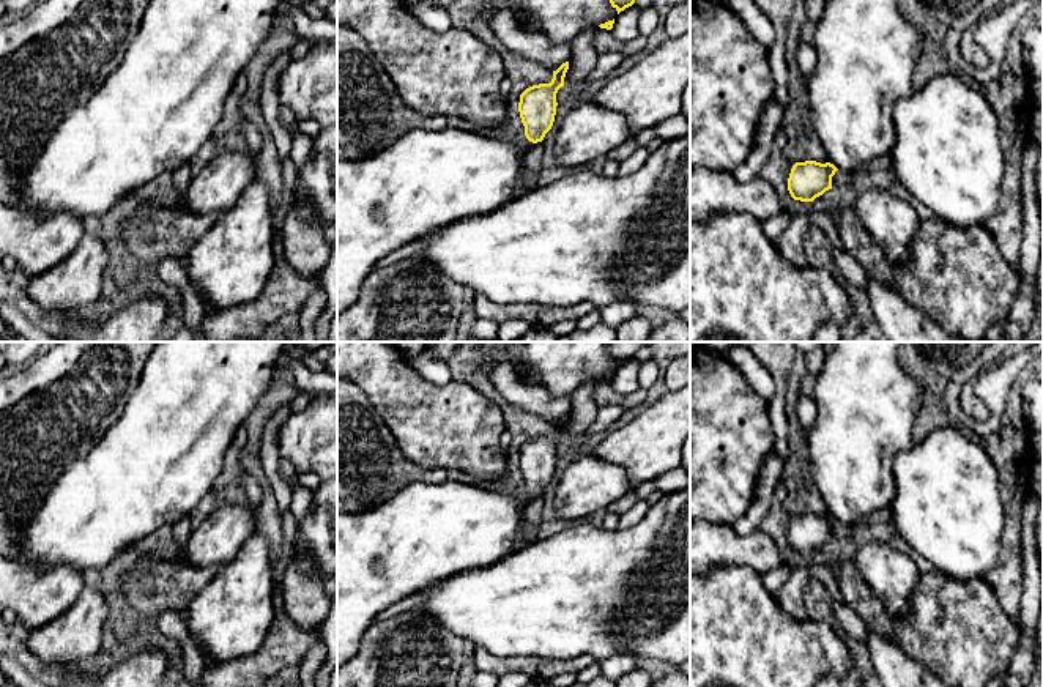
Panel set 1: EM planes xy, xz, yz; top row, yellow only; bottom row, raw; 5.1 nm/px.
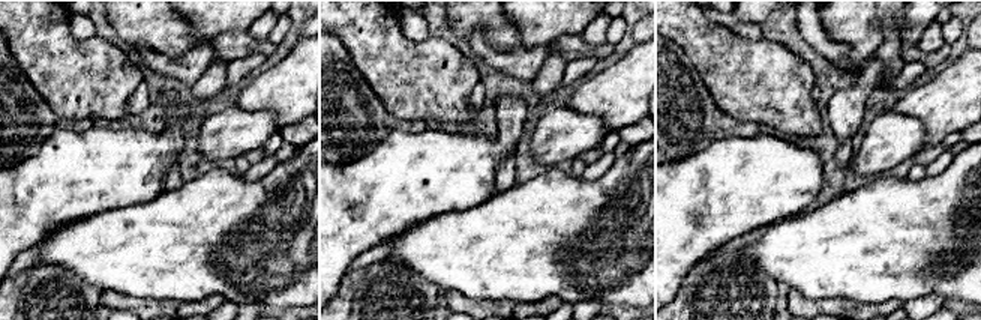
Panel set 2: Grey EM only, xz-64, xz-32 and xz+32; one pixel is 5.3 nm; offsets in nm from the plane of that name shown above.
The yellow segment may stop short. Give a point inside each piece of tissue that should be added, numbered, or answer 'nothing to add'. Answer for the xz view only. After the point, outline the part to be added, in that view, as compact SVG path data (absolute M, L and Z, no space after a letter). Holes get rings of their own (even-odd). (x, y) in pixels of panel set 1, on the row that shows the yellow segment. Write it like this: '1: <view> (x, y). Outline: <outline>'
1: xz (426, 180). Outline: M446 126L440 131L413 129L366 159L337 161L337 314L358 299L362 282L392 251L427 238L451 222L496 210L512 200L518 186L520 161L531 145L534 143L526 140L520 150L490 131L473 132Z

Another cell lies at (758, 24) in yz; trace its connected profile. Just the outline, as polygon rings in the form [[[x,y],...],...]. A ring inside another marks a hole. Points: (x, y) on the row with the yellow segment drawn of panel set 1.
[[[726,0],[726,5],[764,47],[774,44],[774,24],[753,0]]]

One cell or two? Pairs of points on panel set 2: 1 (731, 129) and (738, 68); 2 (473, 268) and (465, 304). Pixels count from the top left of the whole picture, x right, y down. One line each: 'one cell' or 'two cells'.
1: two cells
2: two cells

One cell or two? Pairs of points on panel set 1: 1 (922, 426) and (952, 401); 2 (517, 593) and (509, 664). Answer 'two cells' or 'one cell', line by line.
1: two cells
2: two cells

